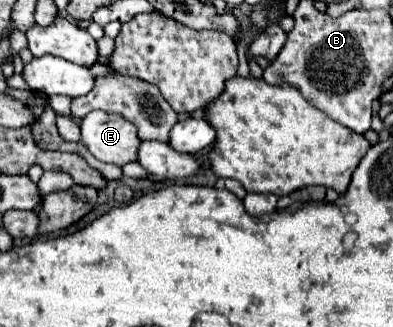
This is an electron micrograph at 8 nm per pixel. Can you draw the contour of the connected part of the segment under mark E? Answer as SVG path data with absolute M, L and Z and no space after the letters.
M91 111L81 119L81 143L103 163L125 165L137 159L137 127L121 115Z

